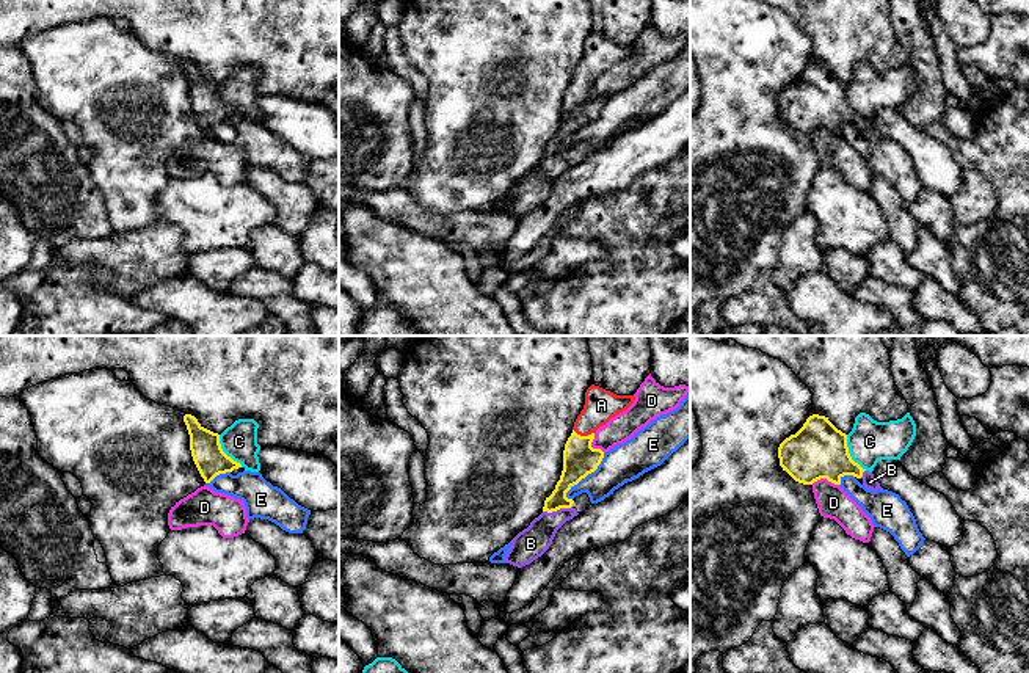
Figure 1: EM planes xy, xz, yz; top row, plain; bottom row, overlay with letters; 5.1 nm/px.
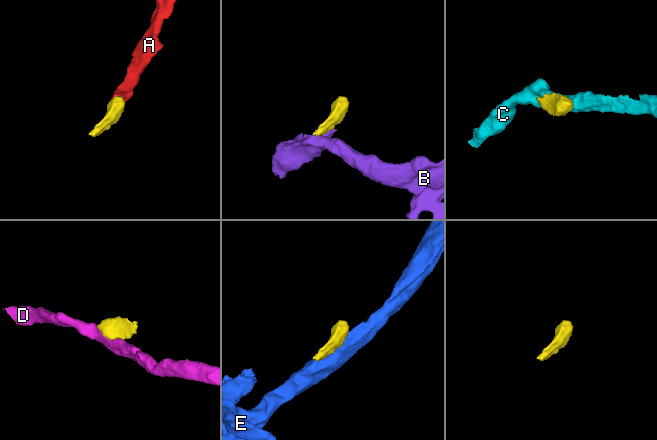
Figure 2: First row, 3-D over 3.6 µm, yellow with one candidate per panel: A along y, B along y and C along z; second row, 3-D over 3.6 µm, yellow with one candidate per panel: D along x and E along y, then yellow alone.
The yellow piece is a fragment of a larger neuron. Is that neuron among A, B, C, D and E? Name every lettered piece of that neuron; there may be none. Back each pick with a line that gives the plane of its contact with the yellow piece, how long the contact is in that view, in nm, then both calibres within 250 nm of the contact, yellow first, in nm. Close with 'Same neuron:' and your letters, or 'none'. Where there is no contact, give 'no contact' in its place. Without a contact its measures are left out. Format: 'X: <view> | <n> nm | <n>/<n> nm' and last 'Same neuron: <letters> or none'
A: xz | 110 nm | 180/170 nm
B: xz | 160 nm | 150/160 nm
Same neuron: A, B

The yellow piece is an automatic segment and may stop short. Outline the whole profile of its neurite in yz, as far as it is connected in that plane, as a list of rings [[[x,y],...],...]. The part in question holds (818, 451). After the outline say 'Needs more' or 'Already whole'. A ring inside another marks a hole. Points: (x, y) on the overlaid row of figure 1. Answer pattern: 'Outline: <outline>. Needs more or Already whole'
Outline: [[[809,416],[795,435],[780,444],[778,458],[783,471],[803,485],[820,478],[841,485],[844,475],[853,475],[861,478],[867,489],[882,489],[874,474],[852,460],[847,435],[825,416]]]. Needs more

